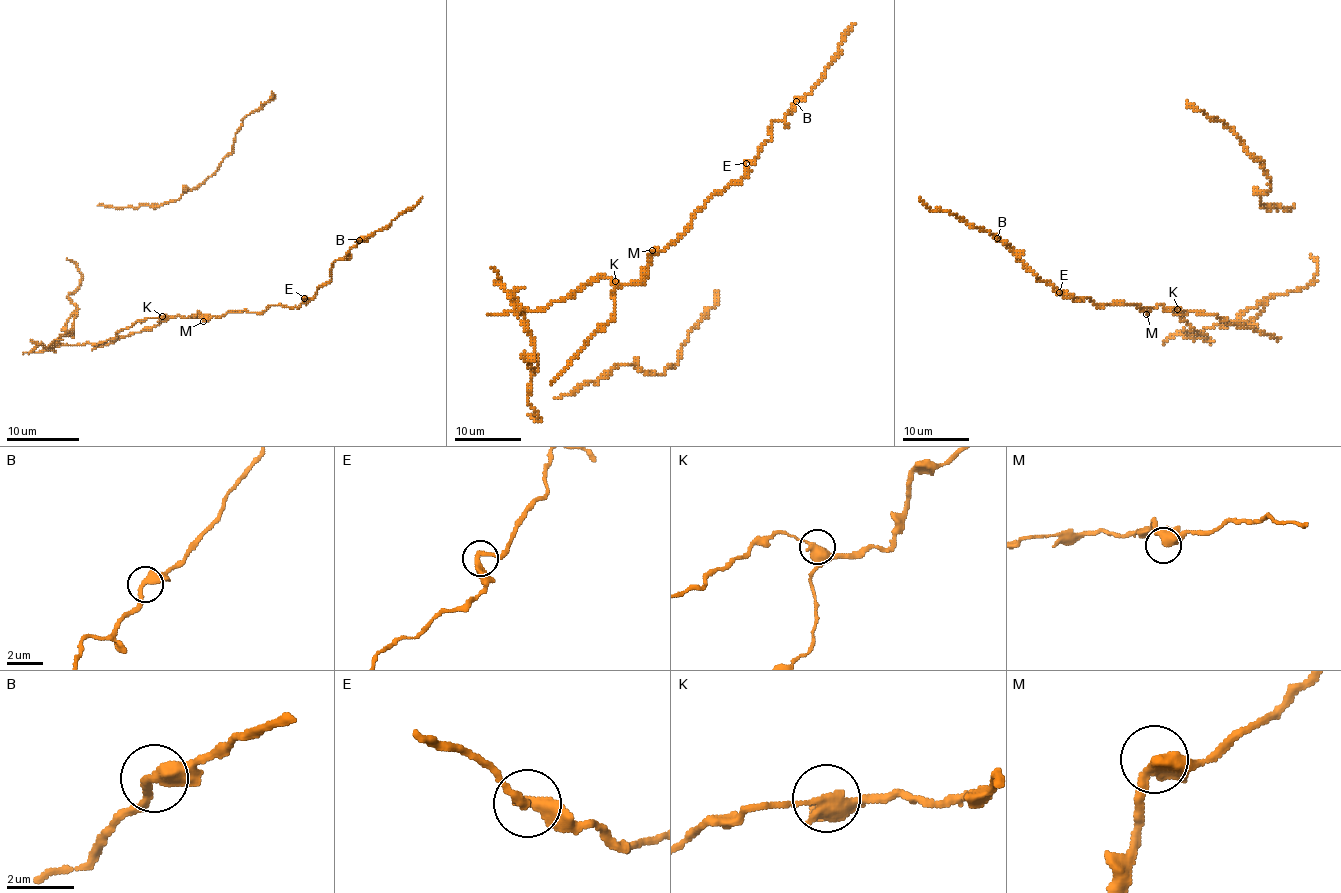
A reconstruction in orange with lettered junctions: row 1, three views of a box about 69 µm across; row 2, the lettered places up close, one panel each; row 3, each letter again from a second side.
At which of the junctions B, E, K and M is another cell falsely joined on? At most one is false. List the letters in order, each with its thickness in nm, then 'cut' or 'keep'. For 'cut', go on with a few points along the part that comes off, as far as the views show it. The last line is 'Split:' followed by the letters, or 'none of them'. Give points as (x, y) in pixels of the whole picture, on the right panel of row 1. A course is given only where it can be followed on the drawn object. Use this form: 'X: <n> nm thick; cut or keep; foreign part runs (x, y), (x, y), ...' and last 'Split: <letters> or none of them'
B: 400 nm thick; keep
E: 340 nm thick; keep
K: 340 nm thick; cut
M: 360 nm thick; keep
Split: K

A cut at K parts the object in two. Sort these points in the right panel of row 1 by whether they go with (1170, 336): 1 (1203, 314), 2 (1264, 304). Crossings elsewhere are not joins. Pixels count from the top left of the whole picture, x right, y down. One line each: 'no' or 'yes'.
1: no
2: yes

